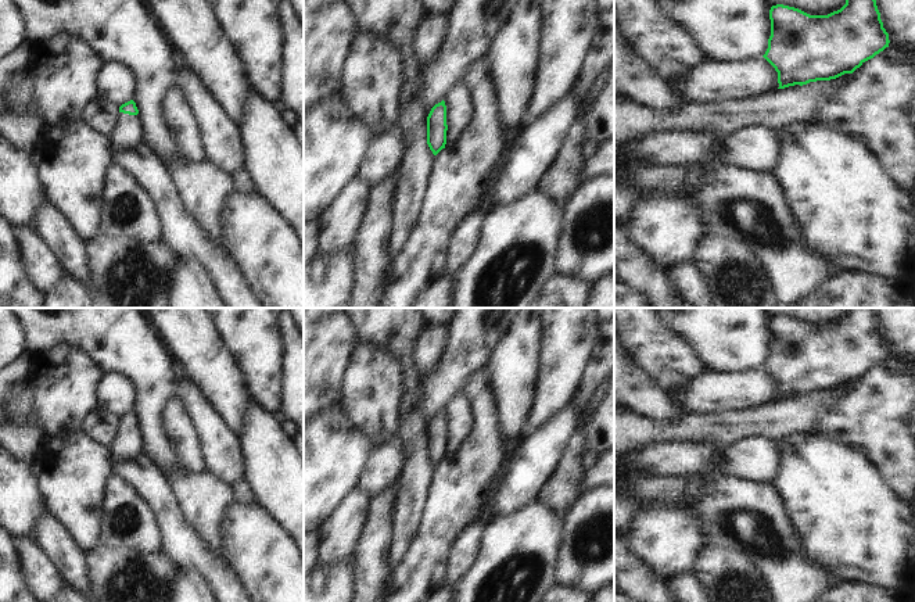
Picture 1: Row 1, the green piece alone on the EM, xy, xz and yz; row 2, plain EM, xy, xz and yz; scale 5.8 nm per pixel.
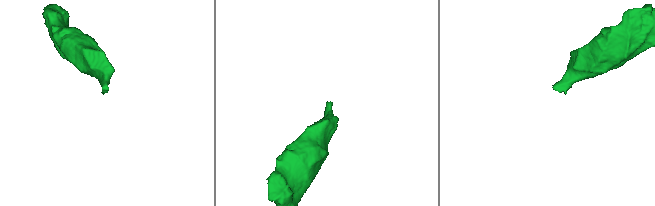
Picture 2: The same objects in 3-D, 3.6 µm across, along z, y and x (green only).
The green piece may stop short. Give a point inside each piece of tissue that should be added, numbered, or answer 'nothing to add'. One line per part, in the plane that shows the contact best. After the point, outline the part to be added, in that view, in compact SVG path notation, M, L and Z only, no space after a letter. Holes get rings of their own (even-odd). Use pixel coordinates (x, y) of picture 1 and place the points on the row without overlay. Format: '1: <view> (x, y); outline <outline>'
1: xy (126, 444); outline M121 423L108 451L111 452L112 463L134 459L140 452L143 452L143 441L139 426Z

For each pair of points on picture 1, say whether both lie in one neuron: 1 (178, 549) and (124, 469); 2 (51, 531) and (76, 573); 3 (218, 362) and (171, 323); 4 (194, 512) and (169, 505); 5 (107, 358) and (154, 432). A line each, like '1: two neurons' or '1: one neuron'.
1: one neuron
2: one neuron
3: one neuron
4: two neurons
5: one neuron

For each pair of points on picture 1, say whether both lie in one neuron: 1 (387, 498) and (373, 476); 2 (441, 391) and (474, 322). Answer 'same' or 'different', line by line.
1: different
2: same

